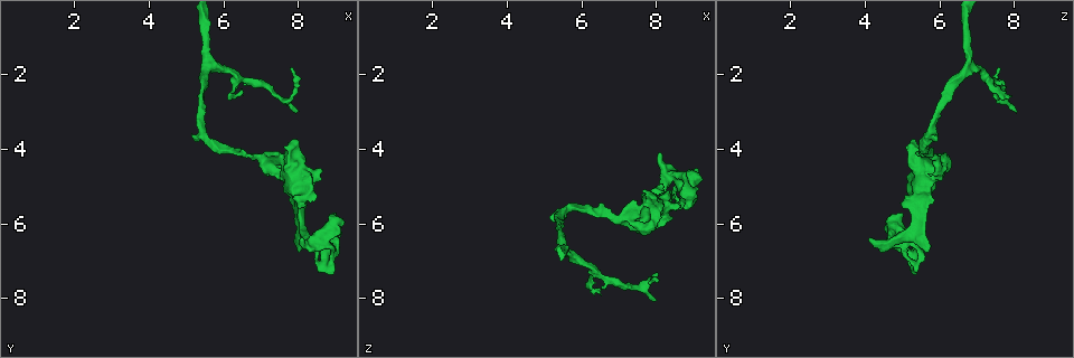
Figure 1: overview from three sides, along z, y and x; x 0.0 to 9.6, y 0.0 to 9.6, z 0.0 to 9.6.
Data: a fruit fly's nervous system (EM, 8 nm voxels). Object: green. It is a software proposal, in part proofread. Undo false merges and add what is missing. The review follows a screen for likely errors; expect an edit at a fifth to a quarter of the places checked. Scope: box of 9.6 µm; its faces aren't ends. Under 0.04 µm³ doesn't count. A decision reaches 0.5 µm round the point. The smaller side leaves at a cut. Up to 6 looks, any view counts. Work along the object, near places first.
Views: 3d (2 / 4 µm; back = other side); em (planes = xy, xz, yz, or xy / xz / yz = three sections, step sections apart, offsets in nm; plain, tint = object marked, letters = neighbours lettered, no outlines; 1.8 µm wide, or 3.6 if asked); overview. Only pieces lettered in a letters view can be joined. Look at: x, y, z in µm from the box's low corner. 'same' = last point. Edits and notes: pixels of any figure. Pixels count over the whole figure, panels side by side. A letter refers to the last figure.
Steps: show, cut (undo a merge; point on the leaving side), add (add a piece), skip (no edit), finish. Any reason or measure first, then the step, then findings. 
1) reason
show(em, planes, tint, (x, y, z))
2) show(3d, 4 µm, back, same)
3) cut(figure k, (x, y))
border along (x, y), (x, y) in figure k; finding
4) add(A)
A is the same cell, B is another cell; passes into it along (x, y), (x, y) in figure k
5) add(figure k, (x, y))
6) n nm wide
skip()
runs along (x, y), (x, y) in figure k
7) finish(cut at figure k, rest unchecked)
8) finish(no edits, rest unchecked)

sharp bend
show(3d, 4 µm, back, (8.55, 6.55, 4.75))

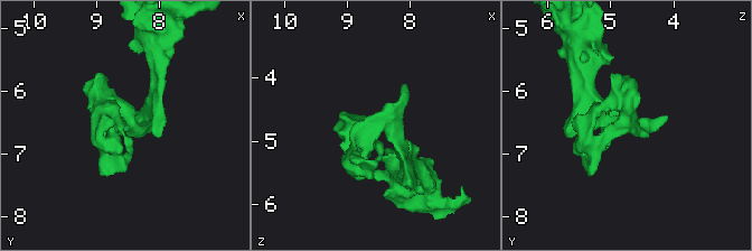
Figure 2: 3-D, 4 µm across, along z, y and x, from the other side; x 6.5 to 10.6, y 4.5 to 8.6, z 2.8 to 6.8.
shape alone is not enough
show(em, planes, tint, (8.60, 6.55, 4.80))

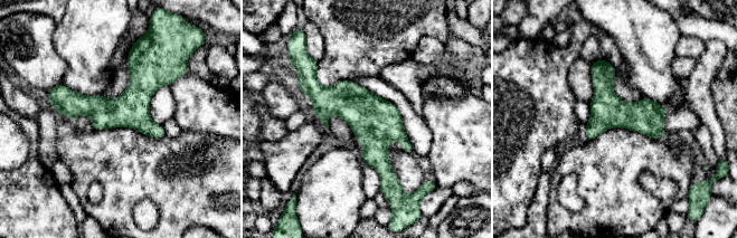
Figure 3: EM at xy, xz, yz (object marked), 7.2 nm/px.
see the neighbours
show(em, planes, letters, same)

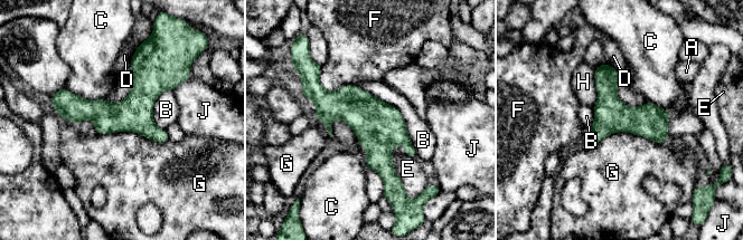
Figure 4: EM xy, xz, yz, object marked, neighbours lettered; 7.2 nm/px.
B touches over 600 nm
skip()
A, B, C, D, E, F, G, H and J are other cells; all the same neuron

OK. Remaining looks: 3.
show(3d, 2 µm, (7.20, 4.00, 5.60))

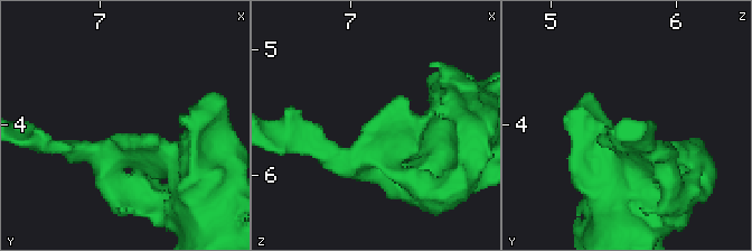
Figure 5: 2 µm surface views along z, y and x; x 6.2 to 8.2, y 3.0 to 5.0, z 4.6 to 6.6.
show(em, yz, step 8, letters, (7.16, 4.06, 5.64))

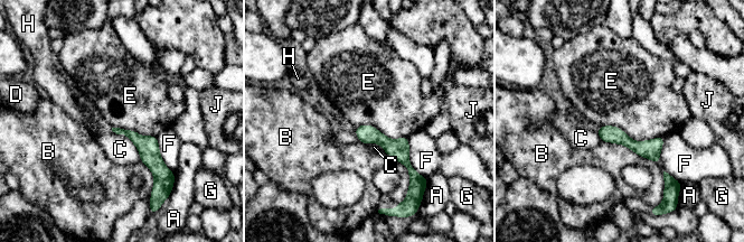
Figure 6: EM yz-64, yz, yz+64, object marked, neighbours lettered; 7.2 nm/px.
show(em, planes, letters, same)

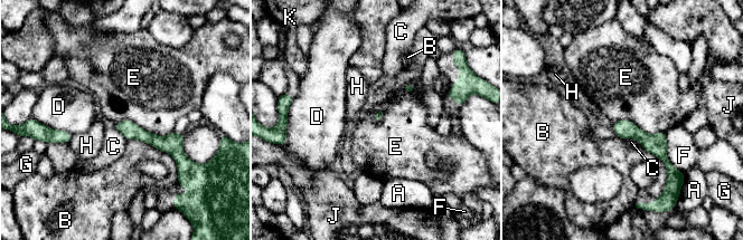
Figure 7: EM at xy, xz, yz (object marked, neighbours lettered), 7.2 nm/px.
B touches over 460 nm
skip()
A, B, C, D, E, F, G, H, J and K are other cells; none of them fits

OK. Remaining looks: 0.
finish(no edits, rest unchecked)

